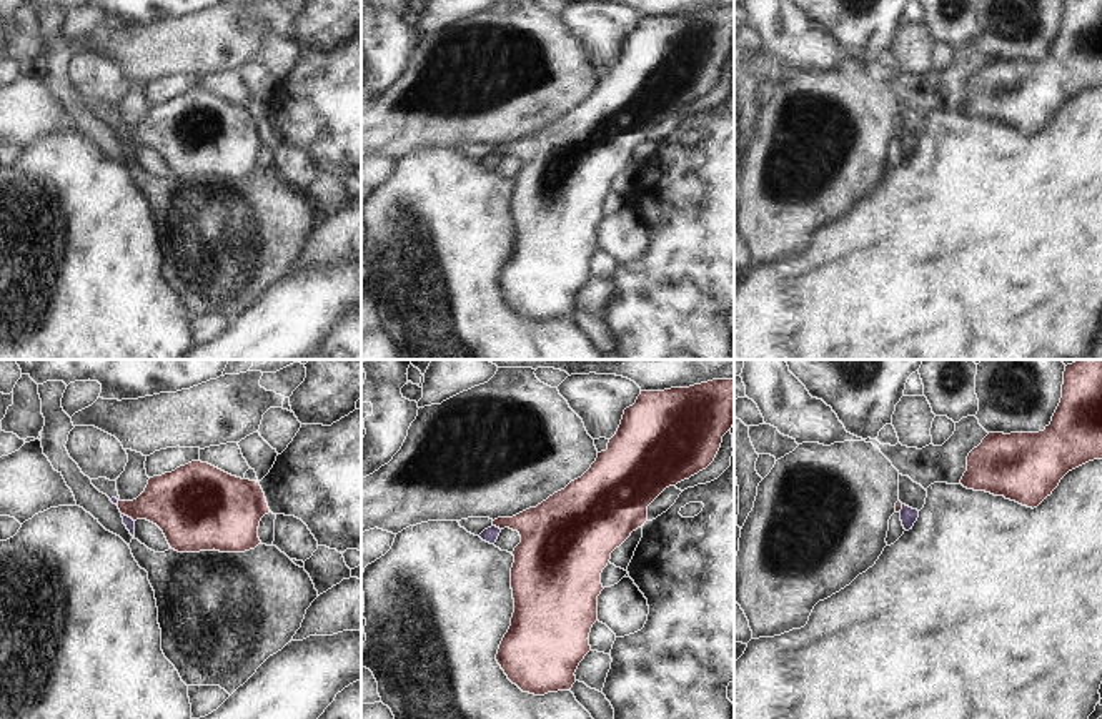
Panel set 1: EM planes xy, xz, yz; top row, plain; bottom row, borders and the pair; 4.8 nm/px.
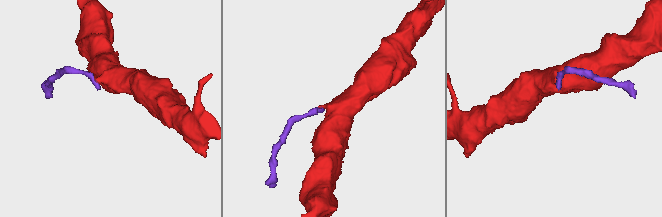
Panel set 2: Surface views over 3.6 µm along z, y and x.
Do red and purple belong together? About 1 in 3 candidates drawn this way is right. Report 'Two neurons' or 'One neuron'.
Two neurons.

